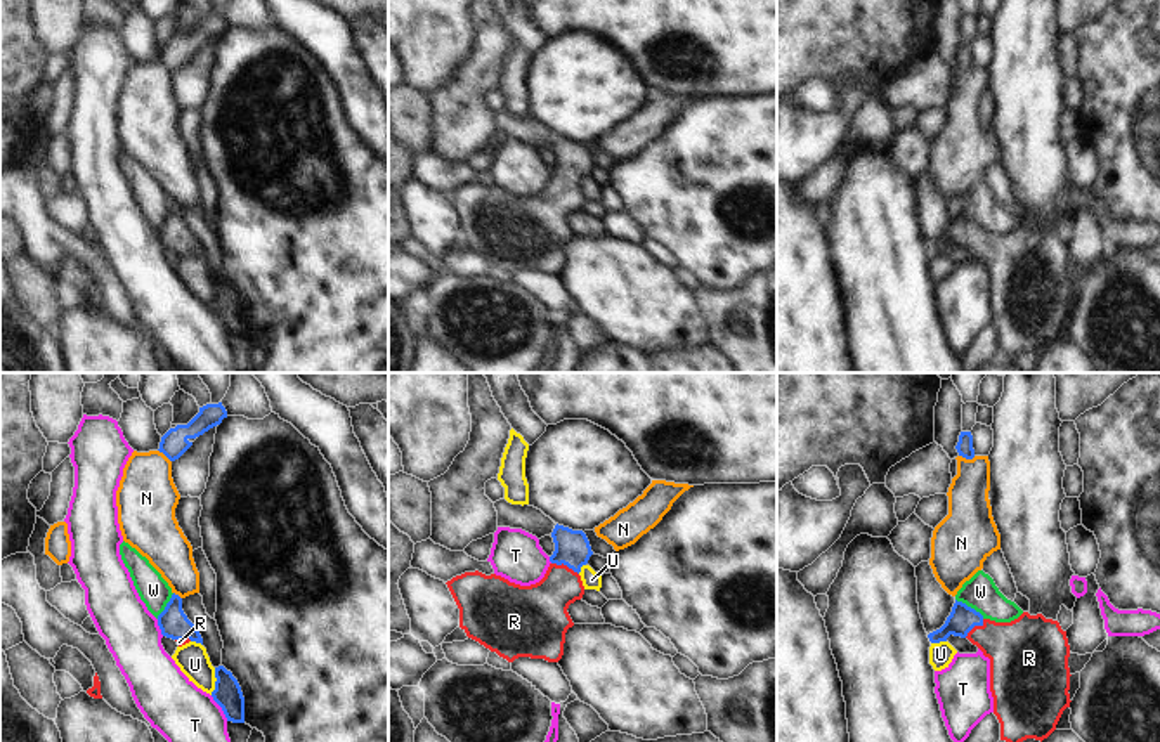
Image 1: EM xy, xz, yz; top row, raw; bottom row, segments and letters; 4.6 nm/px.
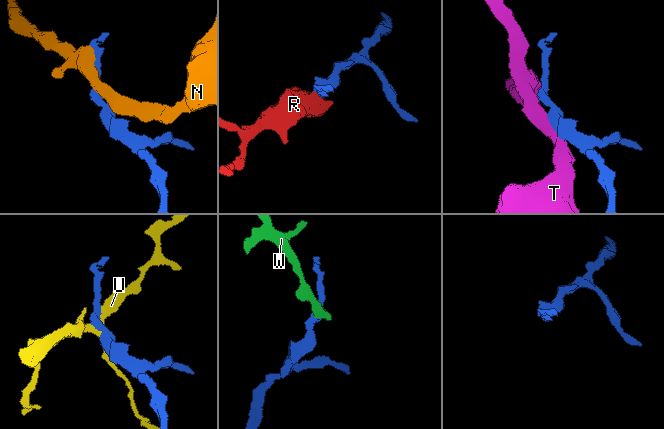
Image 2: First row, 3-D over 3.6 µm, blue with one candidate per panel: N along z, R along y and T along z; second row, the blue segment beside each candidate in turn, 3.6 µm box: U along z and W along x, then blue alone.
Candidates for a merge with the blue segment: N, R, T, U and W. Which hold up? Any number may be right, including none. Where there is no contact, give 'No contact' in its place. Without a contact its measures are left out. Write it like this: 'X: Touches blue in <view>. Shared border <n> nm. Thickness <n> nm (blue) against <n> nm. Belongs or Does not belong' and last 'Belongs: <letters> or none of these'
N: Touches blue in yz. Shared border 80 nm. Thickness 80 nm (blue) against 200 nm. Does not belong
R: Touches blue in xz. Shared border 140 nm. Thickness 160 nm (blue) against 260 nm. Belongs
T: Touches blue in xy. Shared border 150 nm. Thickness 130 nm (blue) against 280 nm. Does not belong
U: Touches blue in xy. Shared border 130 nm. Thickness 130 nm (blue) against 140 nm. Does not belong
W: Touches blue in yz. Shared border 160 nm. Thickness 120 nm (blue) against 160 nm. Does not belong
Belongs: R.

